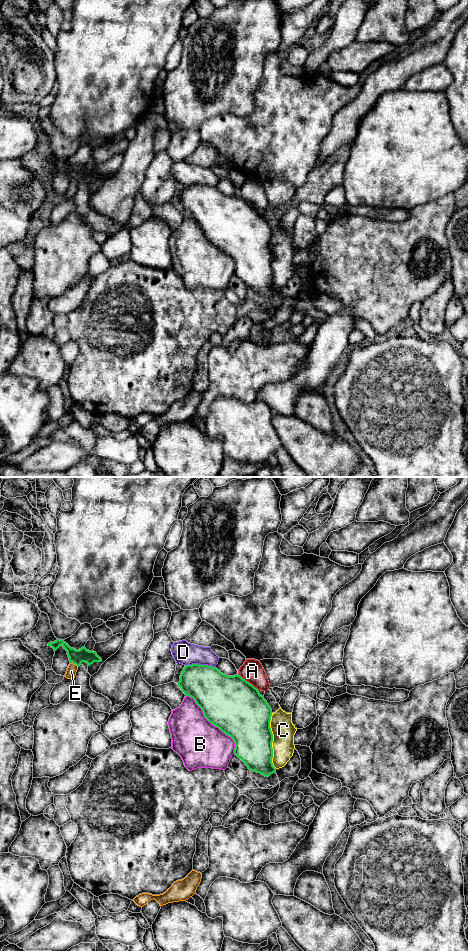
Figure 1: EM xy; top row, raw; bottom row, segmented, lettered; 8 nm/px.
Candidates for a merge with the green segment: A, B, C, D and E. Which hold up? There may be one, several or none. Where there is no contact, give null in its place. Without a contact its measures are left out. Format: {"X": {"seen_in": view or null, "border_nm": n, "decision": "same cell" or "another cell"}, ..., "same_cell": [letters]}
{"A": {"seen_in": "xy", "border_nm": 220, "decision": "another cell"}, "B": {"seen_in": "xy", "border_nm": 600, "decision": "another cell"}, "C": {"seen_in": "xy", "border_nm": 440, "decision": "another cell"}, "D": {"seen_in": "xy", "border_nm": 240, "decision": "another cell"}, "E": {"seen_in": "xy", "border_nm": 80, "decision": "another cell"}, "same_cell": []}

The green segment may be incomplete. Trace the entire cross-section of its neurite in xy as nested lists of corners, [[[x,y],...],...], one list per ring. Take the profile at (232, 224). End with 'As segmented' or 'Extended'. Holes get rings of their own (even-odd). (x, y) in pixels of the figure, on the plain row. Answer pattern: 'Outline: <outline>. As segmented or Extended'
Outline: [[[199,184],[186,185],[177,205],[186,216],[195,220],[211,244],[233,259],[234,274],[249,290],[265,297],[275,293],[276,288],[272,283],[273,254],[270,248],[272,229],[257,208],[239,194],[227,196],[216,187]]]. As segmented

